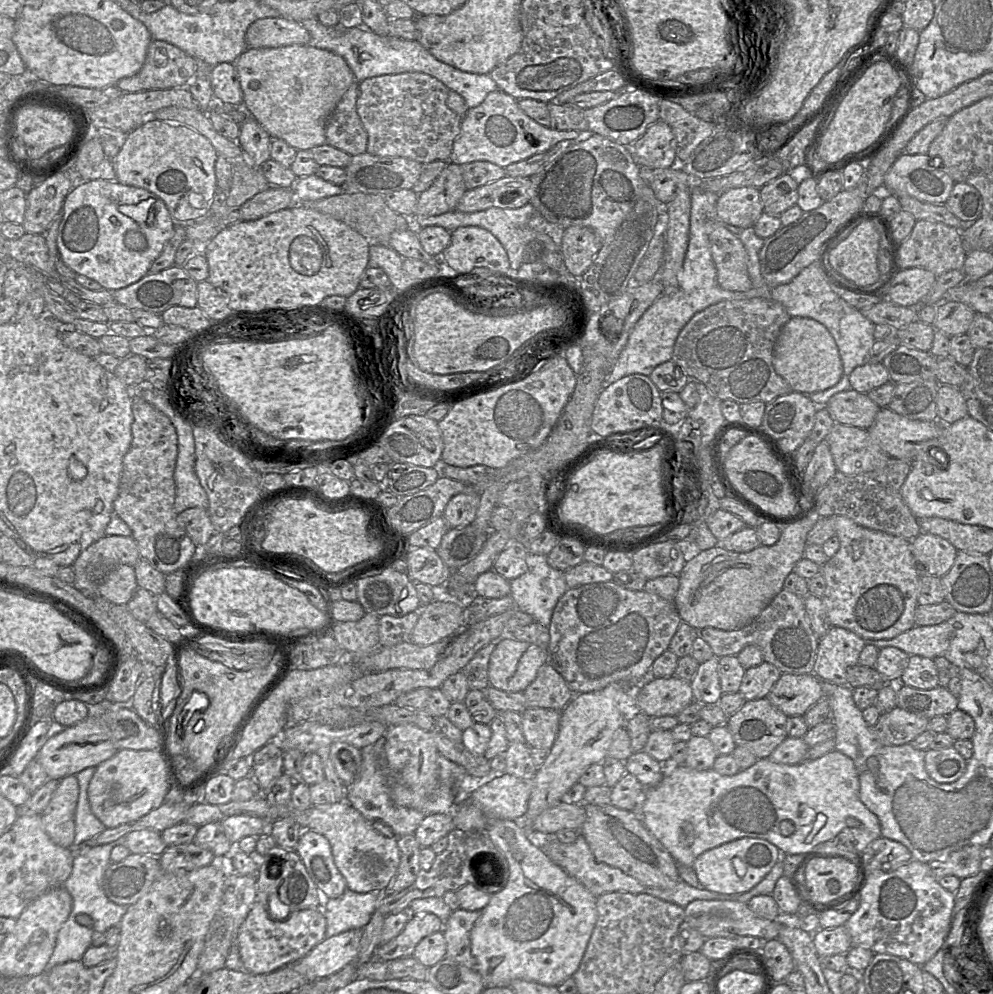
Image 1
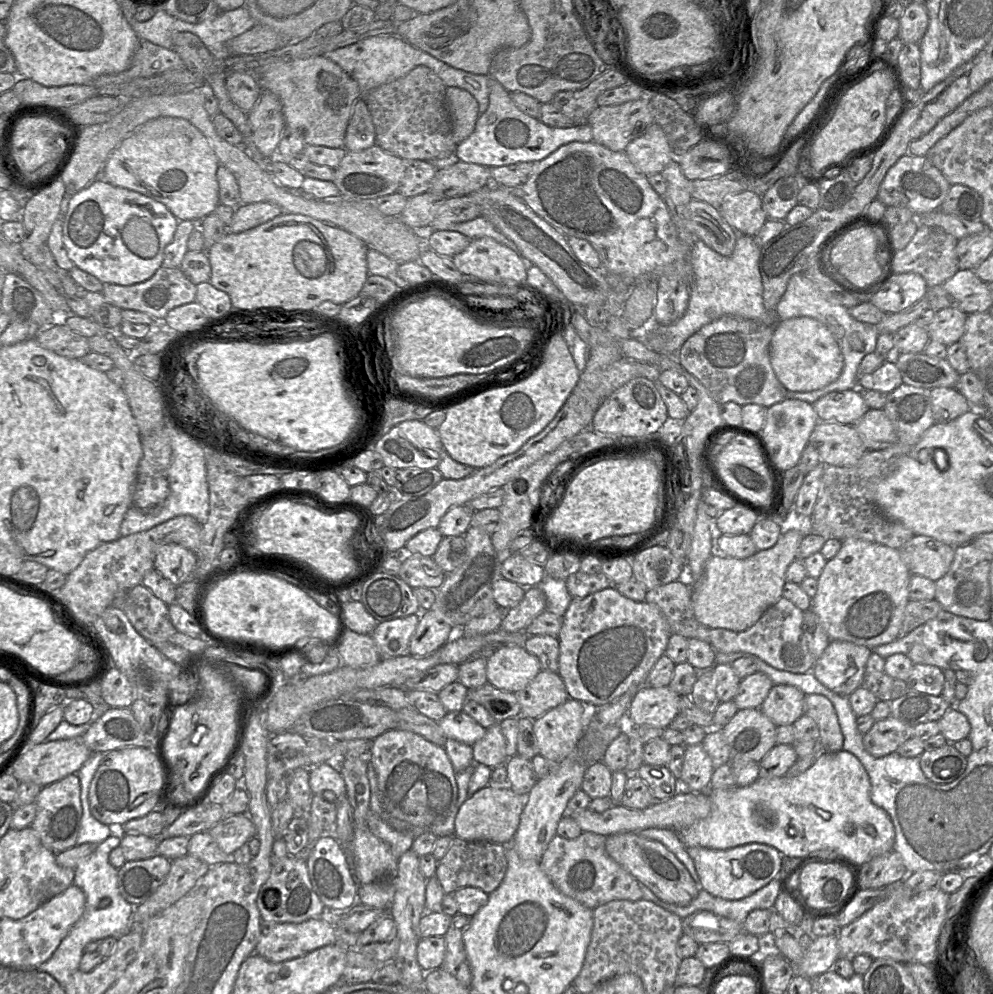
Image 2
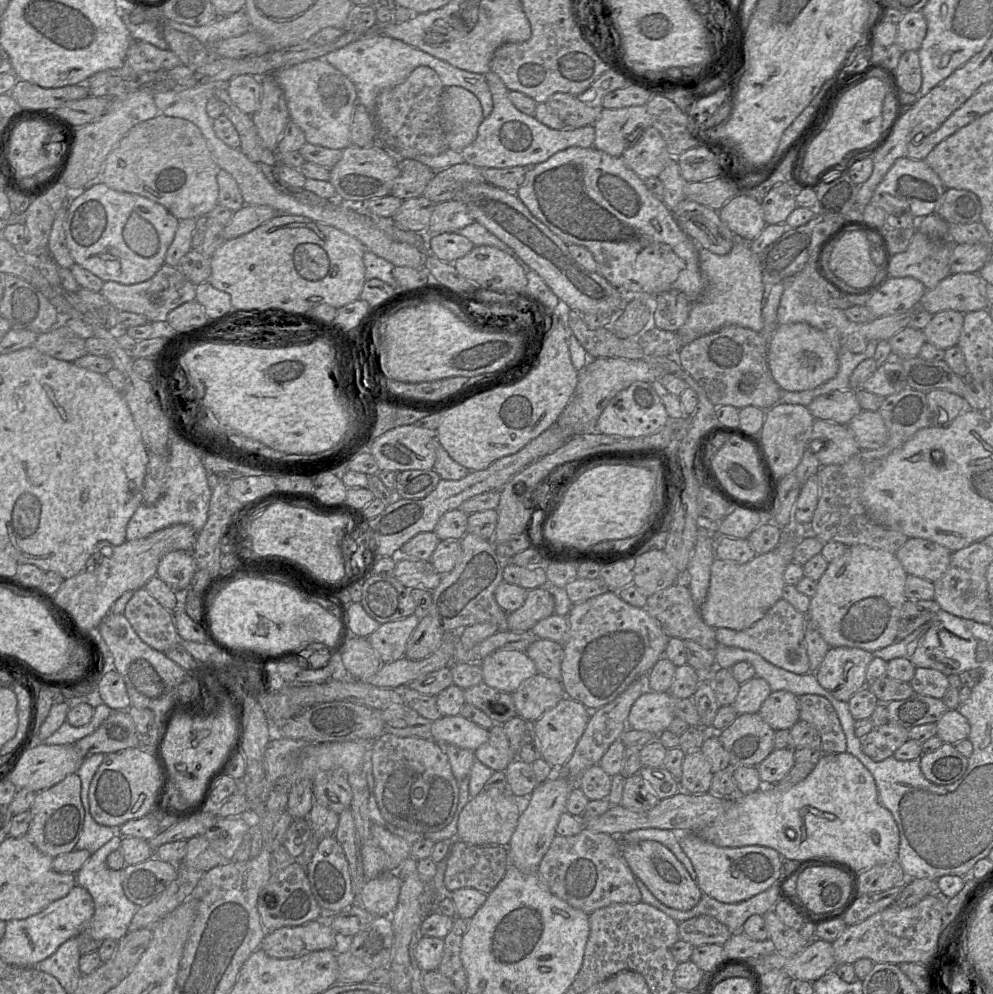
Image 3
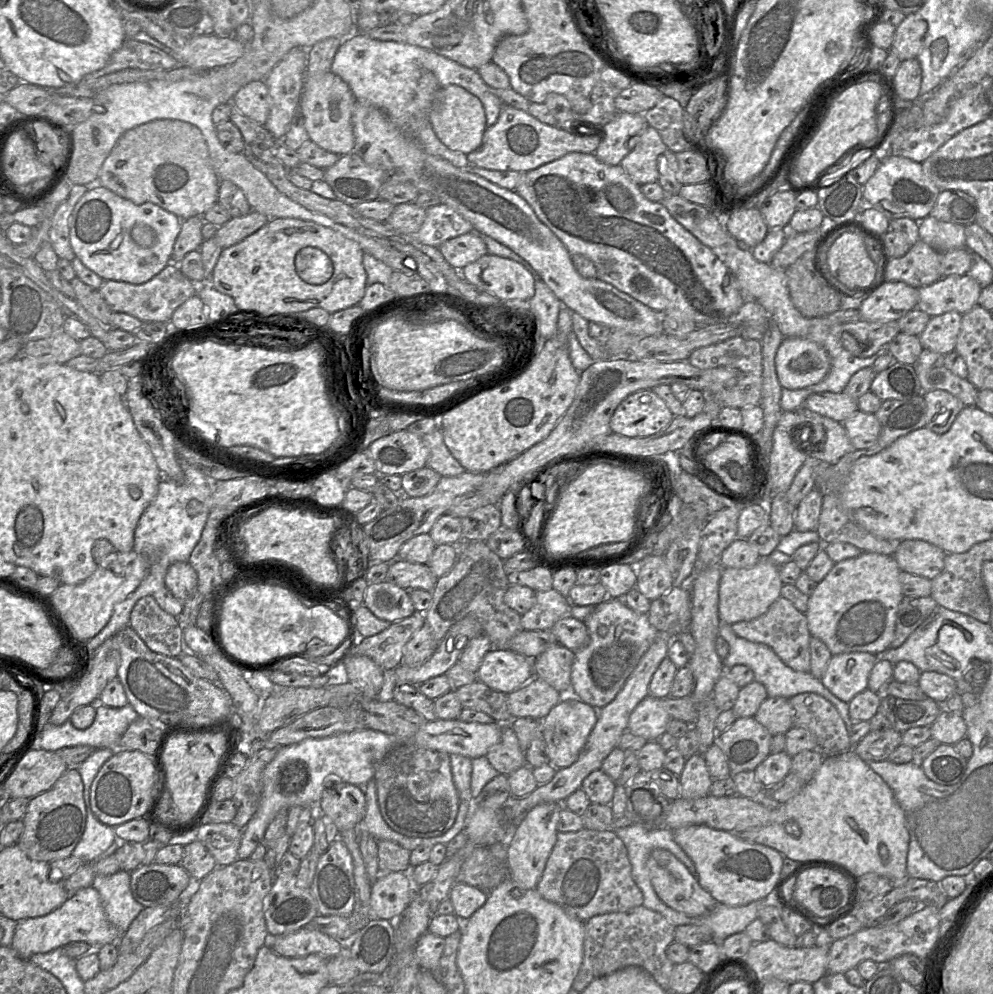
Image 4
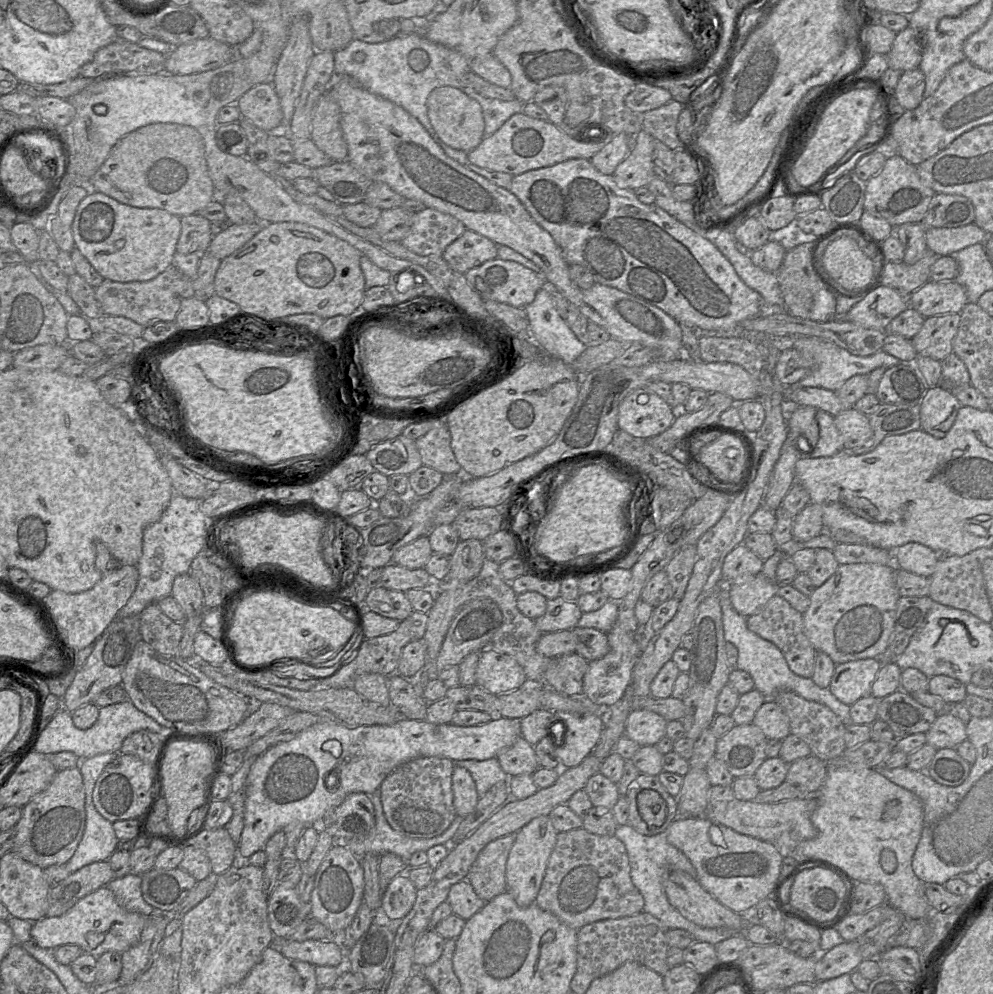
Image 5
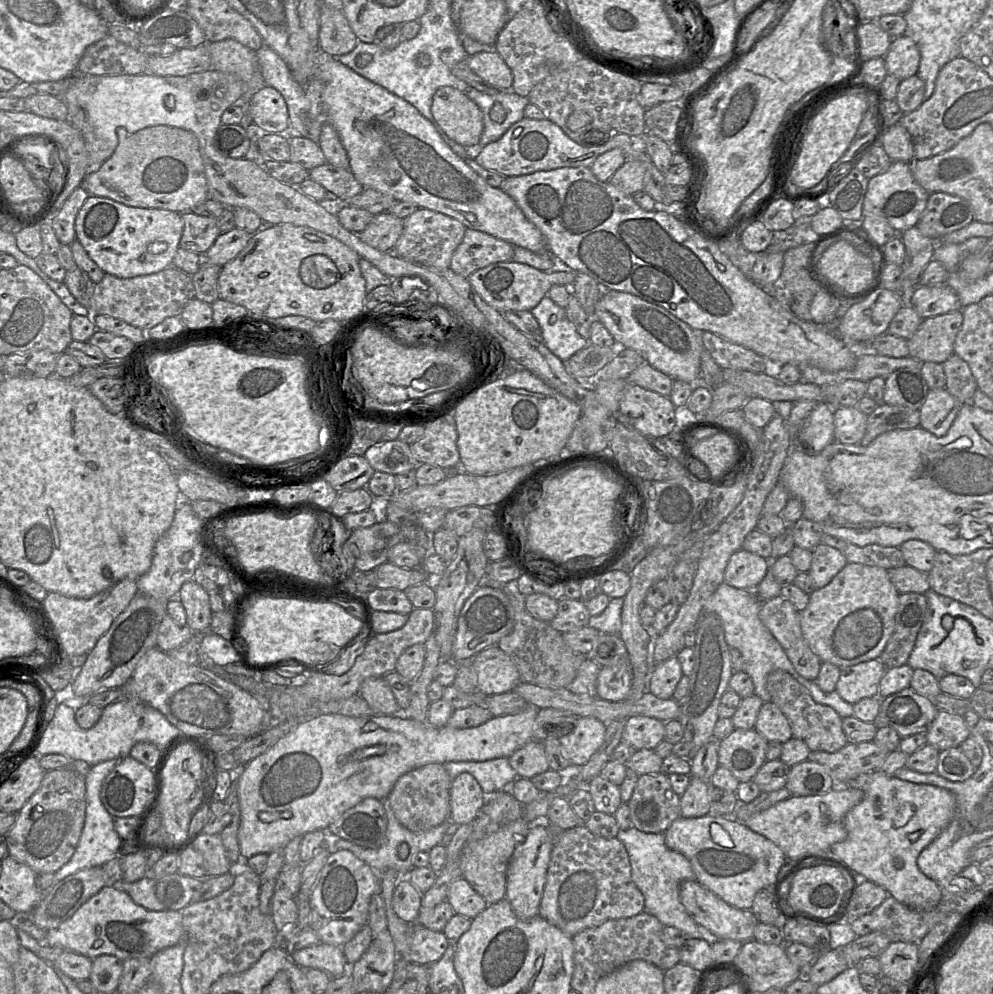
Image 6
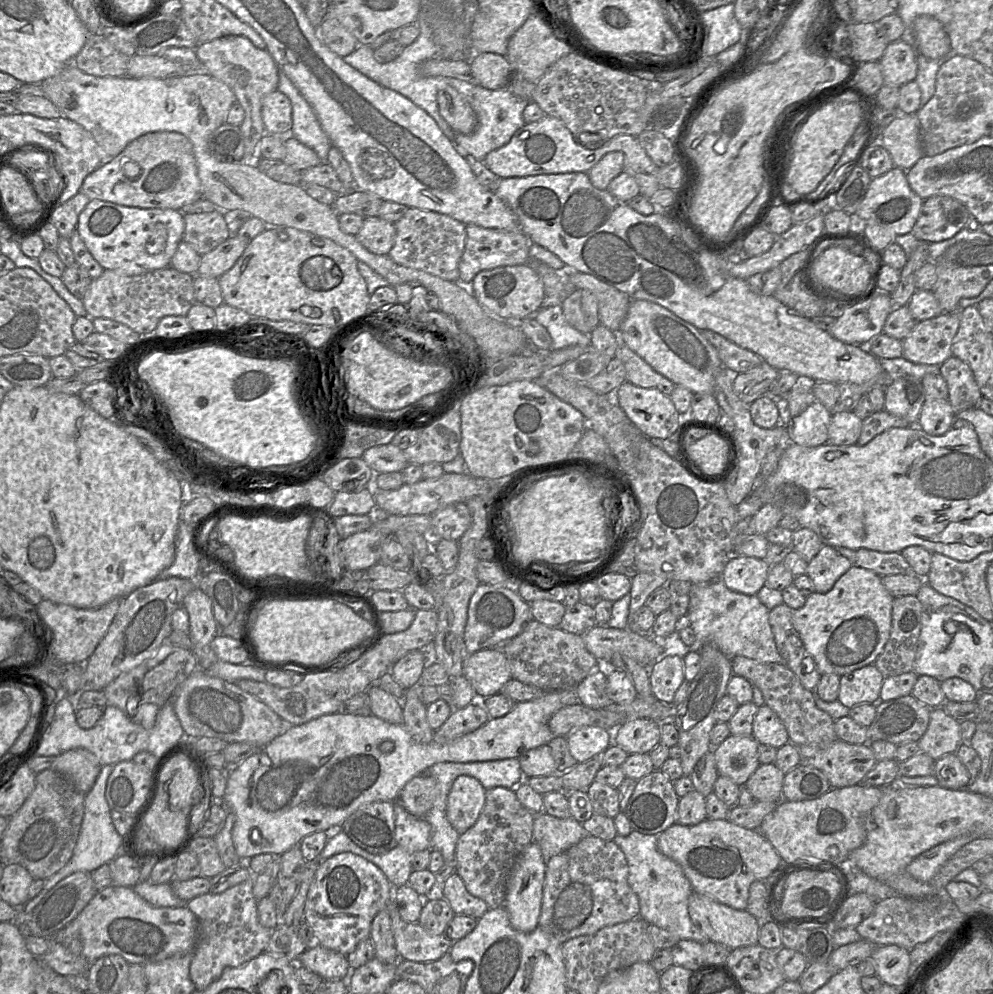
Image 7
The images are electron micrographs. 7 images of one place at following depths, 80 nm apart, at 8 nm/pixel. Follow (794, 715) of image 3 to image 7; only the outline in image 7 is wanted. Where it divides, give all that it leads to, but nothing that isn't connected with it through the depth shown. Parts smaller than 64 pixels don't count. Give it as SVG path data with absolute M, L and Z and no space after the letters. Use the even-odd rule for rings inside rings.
M766 704L757 710L753 720L752 736L759 744L770 745L777 749L790 741L786 727Z

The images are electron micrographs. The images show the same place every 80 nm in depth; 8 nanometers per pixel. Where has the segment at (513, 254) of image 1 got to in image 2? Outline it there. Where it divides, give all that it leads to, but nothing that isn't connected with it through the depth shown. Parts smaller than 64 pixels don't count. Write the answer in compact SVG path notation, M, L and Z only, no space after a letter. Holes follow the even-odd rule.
M479 216L470 221L453 223L446 225L446 231L455 231L463 234L470 240L480 238L480 237L491 237L495 241L503 244L512 251L514 251L522 260L526 270L528 270L533 264L524 258L520 253L519 249L513 241L508 239L503 233L494 227L494 225L489 222L483 216Z

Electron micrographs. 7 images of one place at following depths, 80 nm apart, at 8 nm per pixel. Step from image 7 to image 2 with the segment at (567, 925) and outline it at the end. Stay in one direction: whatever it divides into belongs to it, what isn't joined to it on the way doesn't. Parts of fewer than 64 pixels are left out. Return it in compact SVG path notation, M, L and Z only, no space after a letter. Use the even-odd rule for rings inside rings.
M582 832L575 839L555 835L539 862L562 894L593 910L614 900L638 901L643 898L639 882L607 854L606 837L594 832Z

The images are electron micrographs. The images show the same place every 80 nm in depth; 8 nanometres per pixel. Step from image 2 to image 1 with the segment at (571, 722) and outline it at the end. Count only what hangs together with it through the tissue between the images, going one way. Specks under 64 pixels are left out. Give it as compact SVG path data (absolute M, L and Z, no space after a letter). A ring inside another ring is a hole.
M531 707L523 711L521 717L526 744L550 750L558 734L561 711Z

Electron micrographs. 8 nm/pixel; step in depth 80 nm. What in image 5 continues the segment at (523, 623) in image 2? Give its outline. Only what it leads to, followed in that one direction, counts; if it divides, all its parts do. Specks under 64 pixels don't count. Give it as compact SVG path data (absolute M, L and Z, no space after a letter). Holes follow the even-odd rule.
M559 596L547 600L546 611L535 620L535 624L542 633L573 630L578 627L582 614L576 601L568 601Z

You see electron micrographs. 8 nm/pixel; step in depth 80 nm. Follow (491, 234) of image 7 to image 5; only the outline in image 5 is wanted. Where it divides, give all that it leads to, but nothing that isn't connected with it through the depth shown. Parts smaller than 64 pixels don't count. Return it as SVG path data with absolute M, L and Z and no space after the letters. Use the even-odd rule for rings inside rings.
M467 229L446 247L442 256L454 270L466 273L471 268L497 258L497 244Z

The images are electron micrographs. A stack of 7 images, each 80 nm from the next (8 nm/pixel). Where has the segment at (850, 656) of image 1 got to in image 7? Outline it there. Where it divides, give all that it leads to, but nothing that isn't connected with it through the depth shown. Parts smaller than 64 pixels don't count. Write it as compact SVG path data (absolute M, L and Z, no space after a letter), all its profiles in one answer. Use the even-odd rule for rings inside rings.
M874 664L840 676L838 700L846 707L858 704L877 704L885 677Z

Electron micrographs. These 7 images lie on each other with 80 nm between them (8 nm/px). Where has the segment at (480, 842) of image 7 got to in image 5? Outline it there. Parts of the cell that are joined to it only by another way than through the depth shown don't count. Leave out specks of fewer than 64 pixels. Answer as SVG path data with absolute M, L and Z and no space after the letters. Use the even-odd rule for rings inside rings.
M517 833L487 844L470 868L466 880L486 903L507 891L506 863Z

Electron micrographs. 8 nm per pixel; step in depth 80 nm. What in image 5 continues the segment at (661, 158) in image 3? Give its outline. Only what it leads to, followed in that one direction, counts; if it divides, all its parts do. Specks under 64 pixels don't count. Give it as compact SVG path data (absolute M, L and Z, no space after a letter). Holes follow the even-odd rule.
M645 130L630 137L634 137L634 146L616 167L613 177L620 187L635 190L647 186L656 177L653 164L655 138Z

